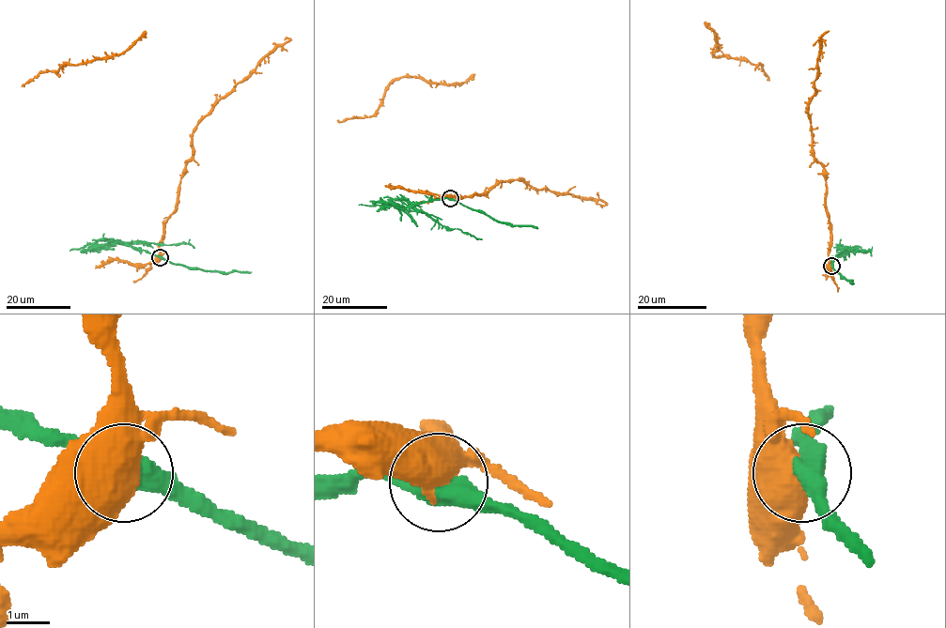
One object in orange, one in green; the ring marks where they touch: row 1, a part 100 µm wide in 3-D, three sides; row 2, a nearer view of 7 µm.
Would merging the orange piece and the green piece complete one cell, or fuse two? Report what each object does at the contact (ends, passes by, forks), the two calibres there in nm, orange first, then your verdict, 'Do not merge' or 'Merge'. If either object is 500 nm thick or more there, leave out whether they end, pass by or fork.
Thickness 800 nm (orange) against 480 nm. Do not merge

